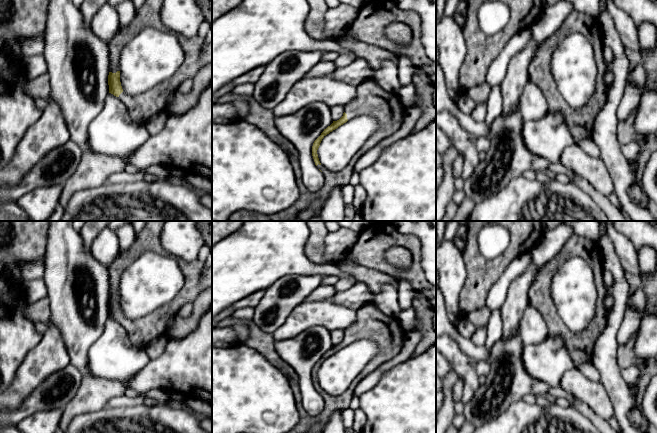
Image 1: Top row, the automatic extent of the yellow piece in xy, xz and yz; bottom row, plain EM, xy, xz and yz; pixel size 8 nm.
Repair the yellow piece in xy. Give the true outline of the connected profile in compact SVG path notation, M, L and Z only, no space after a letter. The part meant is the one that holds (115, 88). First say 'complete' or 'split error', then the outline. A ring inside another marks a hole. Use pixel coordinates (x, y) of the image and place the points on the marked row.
split error; M146 0L143 6L136 10L131 24L125 28L120 27L107 44L110 56L109 93L122 101L130 118L137 124L146 124L153 116L165 111L178 86L187 79L192 80L203 67L212 64L212 43L206 45L205 40L198 35L194 38L178 35L178 41L184 51L184 61L179 69L171 77L141 94L132 96L123 92L119 71L120 53L123 47L144 29L166 30L160 17L162 4L163 0Z

